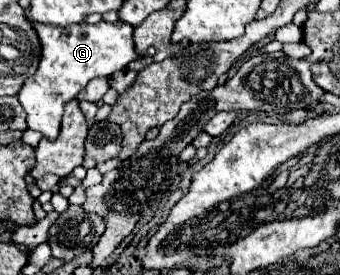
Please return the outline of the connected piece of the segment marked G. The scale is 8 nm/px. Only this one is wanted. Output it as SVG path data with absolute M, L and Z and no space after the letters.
M99 21L95 25L75 23L73 27L33 23L33 27L41 39L43 55L39 61L39 69L25 81L17 97L27 113L27 127L47 139L57 139L63 105L75 99L91 79L111 77L115 71L125 69L133 59L137 59L133 45L133 27L125 21Z

